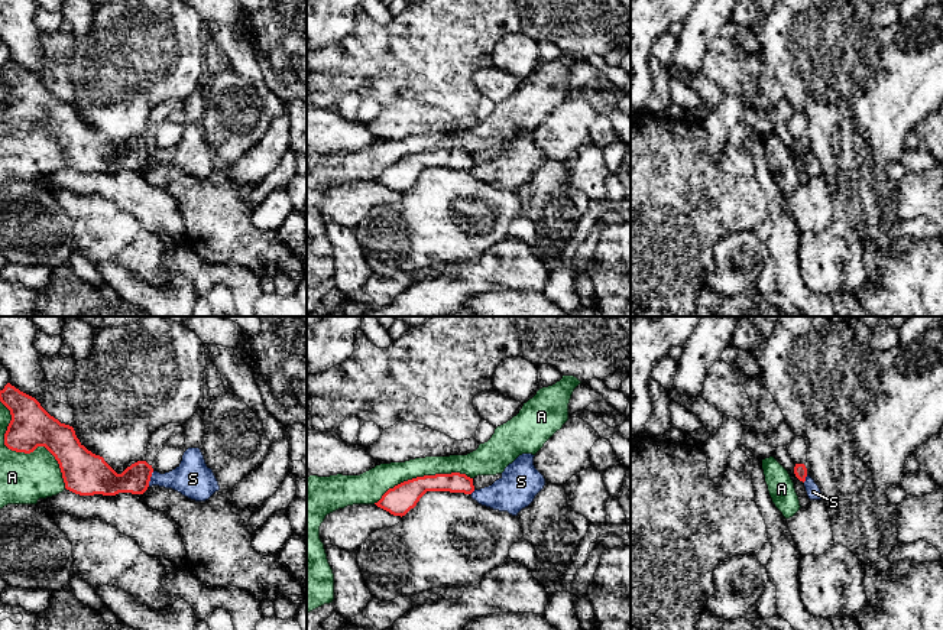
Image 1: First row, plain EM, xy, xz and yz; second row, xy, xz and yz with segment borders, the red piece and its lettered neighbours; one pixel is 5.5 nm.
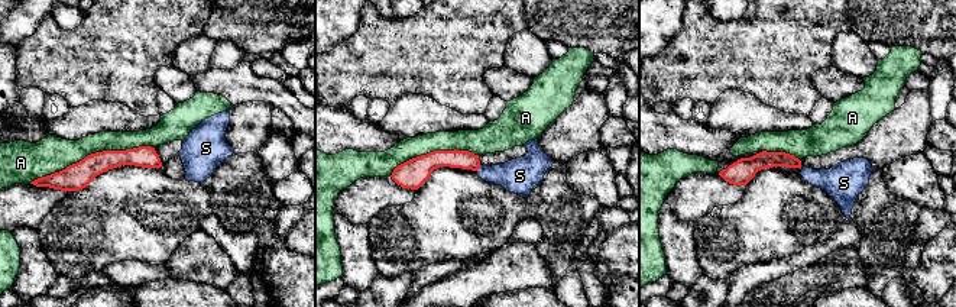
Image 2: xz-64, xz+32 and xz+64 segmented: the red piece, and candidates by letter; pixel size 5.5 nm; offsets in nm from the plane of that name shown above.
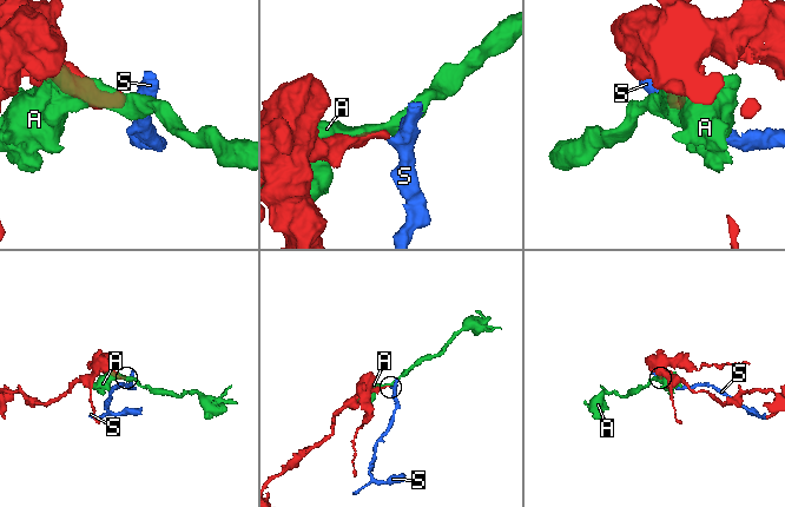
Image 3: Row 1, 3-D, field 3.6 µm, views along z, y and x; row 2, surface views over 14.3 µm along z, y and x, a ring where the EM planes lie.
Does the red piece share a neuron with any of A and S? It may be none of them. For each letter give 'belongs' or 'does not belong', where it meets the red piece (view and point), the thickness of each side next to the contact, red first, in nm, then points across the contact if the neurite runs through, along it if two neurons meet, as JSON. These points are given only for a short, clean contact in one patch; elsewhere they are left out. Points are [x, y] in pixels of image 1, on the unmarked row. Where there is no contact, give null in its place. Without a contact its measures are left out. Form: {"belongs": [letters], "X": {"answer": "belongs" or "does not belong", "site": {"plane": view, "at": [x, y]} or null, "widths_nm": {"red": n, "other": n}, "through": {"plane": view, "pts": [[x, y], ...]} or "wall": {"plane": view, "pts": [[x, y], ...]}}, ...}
{"belongs": [], "A": {"answer": "does not belong", "site": {"plane": "xy", "at": [23, 127]}, "widths_nm": {"red": 240, "other": 280}}, "S": {"answer": "does not belong", "site": {"plane": "xy", "at": [149, 155]}, "widths_nm": {"red": 160, "other": 220}, "wall": {"plane": "xy", "pts": [[154, 148], [148, 162]]}}}

